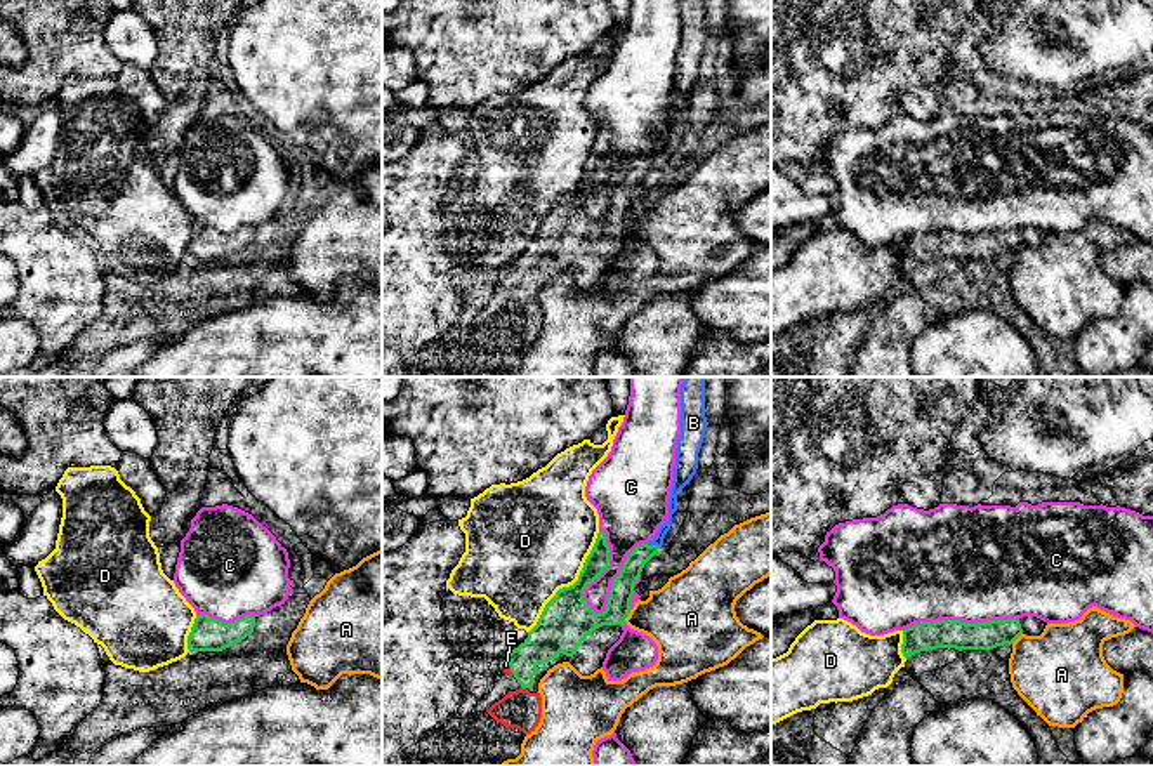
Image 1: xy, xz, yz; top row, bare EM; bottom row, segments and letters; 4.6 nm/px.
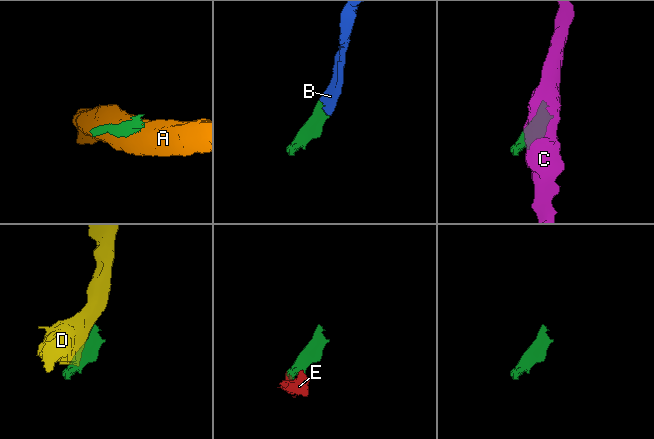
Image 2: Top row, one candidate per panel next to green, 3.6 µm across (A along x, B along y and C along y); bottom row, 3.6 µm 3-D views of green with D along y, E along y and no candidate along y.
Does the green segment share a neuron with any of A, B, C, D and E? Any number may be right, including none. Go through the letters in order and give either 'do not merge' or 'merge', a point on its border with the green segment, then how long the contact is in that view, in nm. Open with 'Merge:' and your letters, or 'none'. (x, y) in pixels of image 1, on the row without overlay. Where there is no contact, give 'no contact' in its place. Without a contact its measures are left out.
Merge: B, E
A: do not merge; meets green in xz at (627, 226); contact 70 nm long
B: merge; meets green in xz at (653, 157); contact 70 nm long
C: do not merge; meets green in xz at (613, 191); contact 420 nm long
D: do not merge; meets green in xz at (570, 197); contact 600 nm long
E: merge; meets green in xz at (523, 297); contact 30 nm long

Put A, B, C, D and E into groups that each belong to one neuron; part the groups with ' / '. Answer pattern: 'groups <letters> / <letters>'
groups A / B E / C / D

